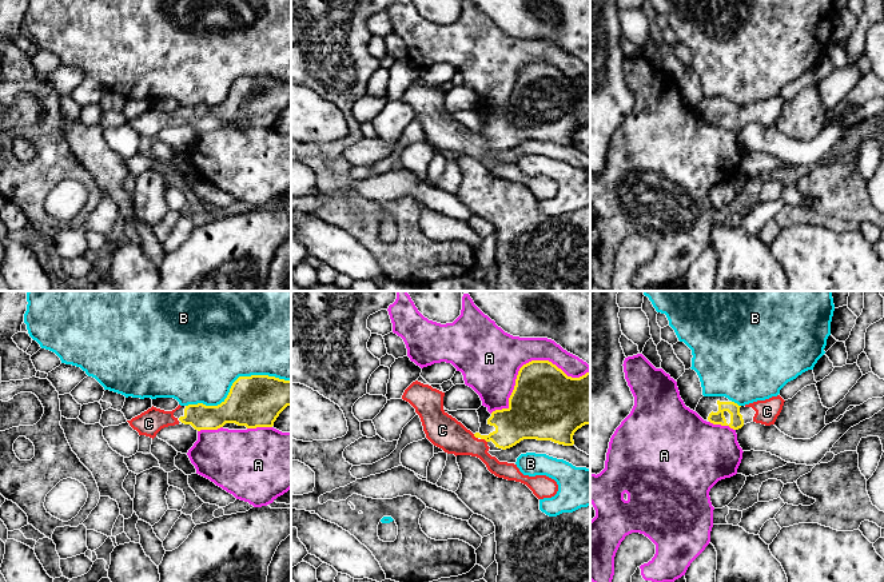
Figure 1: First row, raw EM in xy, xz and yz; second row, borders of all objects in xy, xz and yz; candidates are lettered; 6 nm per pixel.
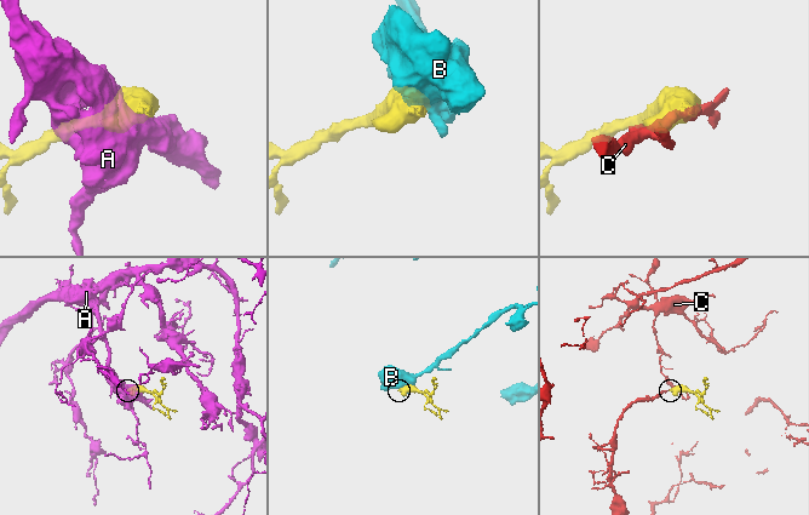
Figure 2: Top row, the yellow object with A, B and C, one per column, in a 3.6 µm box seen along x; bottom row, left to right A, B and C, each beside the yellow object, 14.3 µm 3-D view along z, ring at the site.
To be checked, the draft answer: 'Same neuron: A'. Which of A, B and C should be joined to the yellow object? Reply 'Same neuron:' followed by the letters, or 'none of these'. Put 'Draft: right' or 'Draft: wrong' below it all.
Same neuron: C
Draft: wrong

